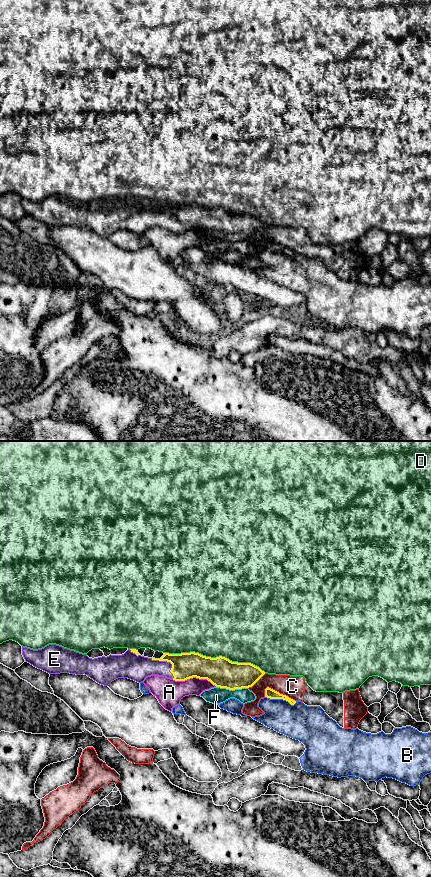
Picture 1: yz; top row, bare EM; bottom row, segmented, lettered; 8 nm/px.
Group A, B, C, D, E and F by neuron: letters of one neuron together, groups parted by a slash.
A / B / C / D / E / F

